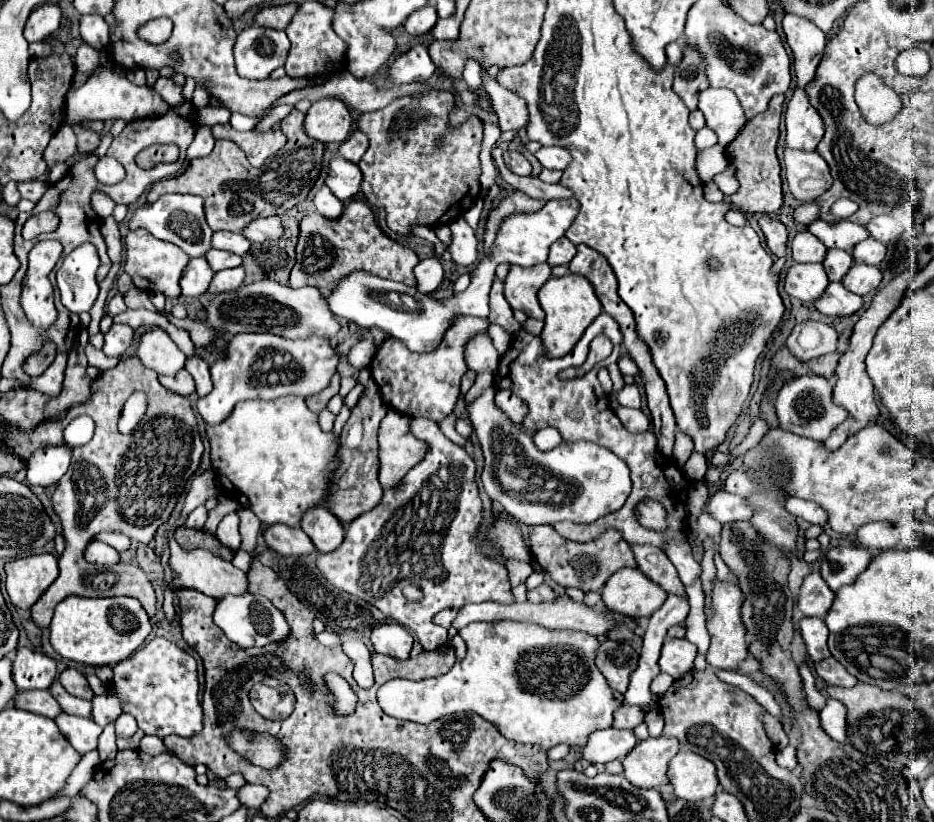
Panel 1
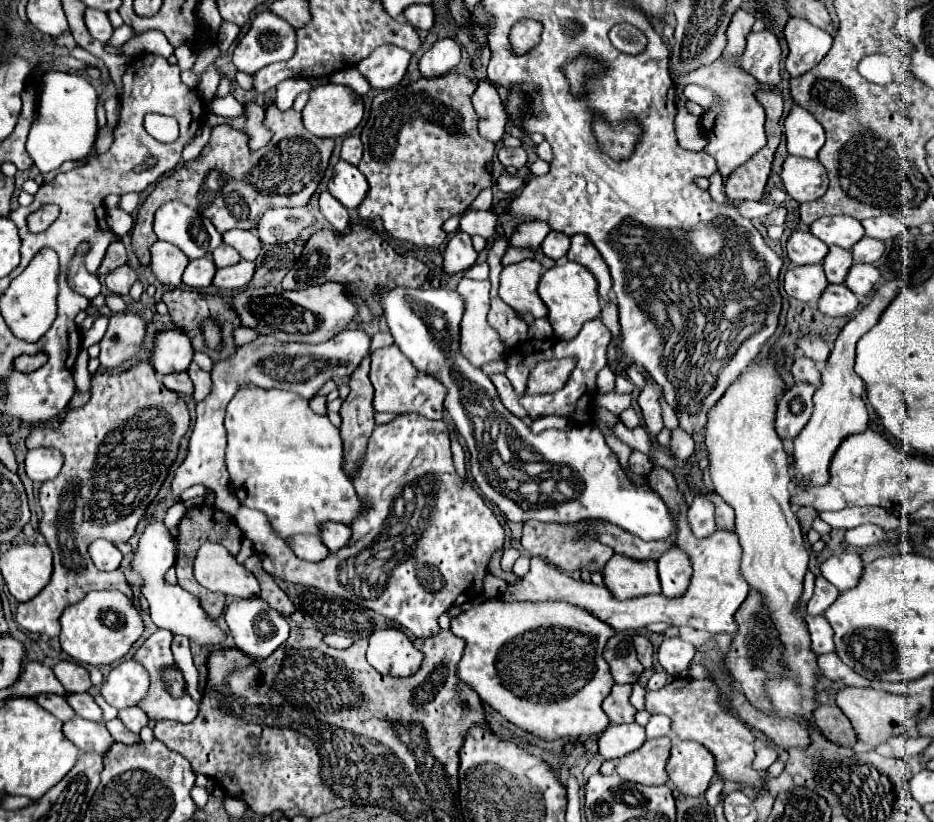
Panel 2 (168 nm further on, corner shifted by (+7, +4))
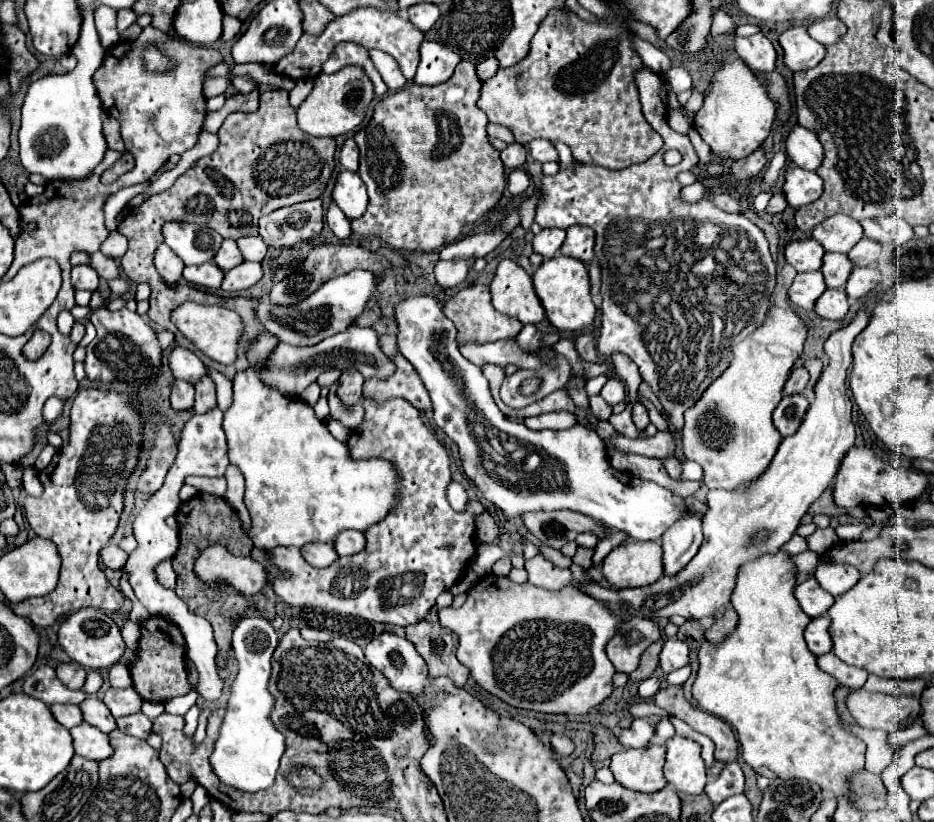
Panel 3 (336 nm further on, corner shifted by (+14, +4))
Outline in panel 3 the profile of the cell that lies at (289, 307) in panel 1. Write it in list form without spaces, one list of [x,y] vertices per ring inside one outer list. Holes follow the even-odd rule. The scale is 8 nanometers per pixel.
[[[352,271],[348,275],[340,275],[336,279],[326,281],[320,289],[308,295],[304,301],[296,305],[274,305],[270,301],[260,299],[256,305],[256,317],[260,325],[278,337],[278,341],[288,345],[314,345],[324,337],[336,335],[352,325],[356,317],[364,311],[366,301],[374,293],[378,285],[378,277],[368,271]]]

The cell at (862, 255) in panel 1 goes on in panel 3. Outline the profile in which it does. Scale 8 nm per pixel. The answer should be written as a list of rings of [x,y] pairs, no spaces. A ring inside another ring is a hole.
[[[862,237],[862,239],[858,241],[858,245],[850,249],[848,259],[852,261],[852,265],[854,265],[854,267],[874,265],[874,263],[876,263],[876,259],[878,259],[878,255],[880,255],[880,249],[882,249],[882,245],[880,245],[880,243],[872,241],[872,239]]]

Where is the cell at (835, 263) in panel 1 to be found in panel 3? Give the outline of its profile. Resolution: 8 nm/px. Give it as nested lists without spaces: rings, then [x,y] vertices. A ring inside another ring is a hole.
[[[826,253],[822,261],[822,269],[826,287],[832,289],[844,289],[850,273],[852,273],[852,263],[848,261],[848,255],[842,253]]]

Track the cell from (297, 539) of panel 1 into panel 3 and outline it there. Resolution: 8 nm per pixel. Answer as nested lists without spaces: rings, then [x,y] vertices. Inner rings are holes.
[[[310,543],[304,545],[300,553],[312,567],[328,567],[338,557],[330,543]]]

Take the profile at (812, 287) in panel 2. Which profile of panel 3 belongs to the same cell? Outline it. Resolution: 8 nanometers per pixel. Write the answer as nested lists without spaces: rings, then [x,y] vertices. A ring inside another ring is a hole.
[[[808,271],[808,273],[798,273],[788,289],[788,297],[794,305],[802,309],[814,309],[816,299],[826,291],[824,277],[820,271]]]

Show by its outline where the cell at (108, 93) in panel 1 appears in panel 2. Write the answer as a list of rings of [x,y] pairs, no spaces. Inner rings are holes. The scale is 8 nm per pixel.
[[[49,71],[43,75],[35,121],[27,137],[27,153],[39,173],[55,171],[65,161],[83,161],[91,155],[91,125],[97,123],[95,107],[97,91],[83,75],[61,71]]]

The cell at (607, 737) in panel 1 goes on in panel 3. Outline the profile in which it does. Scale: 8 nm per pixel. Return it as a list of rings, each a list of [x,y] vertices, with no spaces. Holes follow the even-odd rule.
[[[634,719],[628,729],[622,729],[616,739],[622,747],[646,747],[654,737],[654,727],[646,719]]]

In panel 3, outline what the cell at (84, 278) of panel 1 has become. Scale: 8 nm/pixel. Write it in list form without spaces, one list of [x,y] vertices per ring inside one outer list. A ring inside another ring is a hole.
[[[78,265],[72,269],[72,287],[96,291],[98,289],[98,275],[90,265]]]

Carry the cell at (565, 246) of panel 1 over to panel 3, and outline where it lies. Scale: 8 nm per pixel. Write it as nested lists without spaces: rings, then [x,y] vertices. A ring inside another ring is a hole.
[[[542,229],[542,233],[534,235],[534,253],[542,255],[544,259],[554,257],[562,247],[564,237],[566,231],[562,229]]]

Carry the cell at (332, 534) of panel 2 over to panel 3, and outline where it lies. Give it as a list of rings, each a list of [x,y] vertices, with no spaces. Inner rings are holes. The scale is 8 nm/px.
[[[346,529],[346,531],[340,531],[336,537],[334,537],[334,549],[338,555],[354,555],[358,553],[360,549],[364,549],[364,533],[362,531],[352,531],[352,529]]]

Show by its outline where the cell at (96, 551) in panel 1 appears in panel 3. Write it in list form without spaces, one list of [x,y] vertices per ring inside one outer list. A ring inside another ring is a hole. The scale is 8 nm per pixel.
[[[106,545],[102,551],[100,551],[100,561],[110,567],[110,569],[122,569],[124,565],[124,559],[128,557],[128,553],[124,553],[120,547],[116,545]]]

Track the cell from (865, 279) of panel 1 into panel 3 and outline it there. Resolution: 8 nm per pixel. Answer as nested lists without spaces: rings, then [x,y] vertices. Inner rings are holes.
[[[854,267],[848,283],[846,283],[846,293],[852,299],[864,297],[868,291],[872,291],[880,283],[880,271],[874,267]]]

